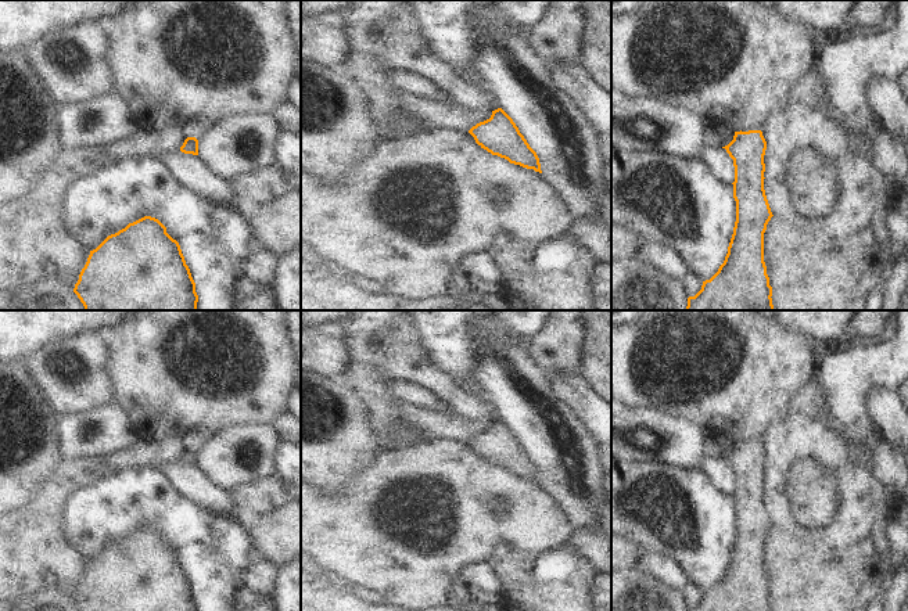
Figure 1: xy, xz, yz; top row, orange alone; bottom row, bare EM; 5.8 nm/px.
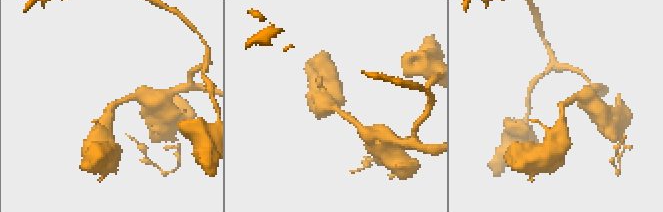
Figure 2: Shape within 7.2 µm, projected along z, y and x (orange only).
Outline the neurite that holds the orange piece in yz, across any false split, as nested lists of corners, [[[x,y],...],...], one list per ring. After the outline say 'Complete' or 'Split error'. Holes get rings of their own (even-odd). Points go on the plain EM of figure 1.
[[[740,441],[722,459],[735,477],[733,544],[718,582],[688,611],[772,611],[764,572],[764,543],[774,526],[764,500],[767,452],[761,441]]]. Complete

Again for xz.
[[[502,418],[492,421],[489,430],[477,434],[469,443],[481,459],[492,466],[542,484],[536,463],[530,457],[513,430]]]. Complete

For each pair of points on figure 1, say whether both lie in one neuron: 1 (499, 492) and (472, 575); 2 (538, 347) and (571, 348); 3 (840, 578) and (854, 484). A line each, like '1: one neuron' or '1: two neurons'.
1: two neurons
2: one neuron
3: two neurons

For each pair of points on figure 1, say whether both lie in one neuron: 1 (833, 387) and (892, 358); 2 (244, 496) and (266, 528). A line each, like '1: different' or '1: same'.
1: same
2: different

